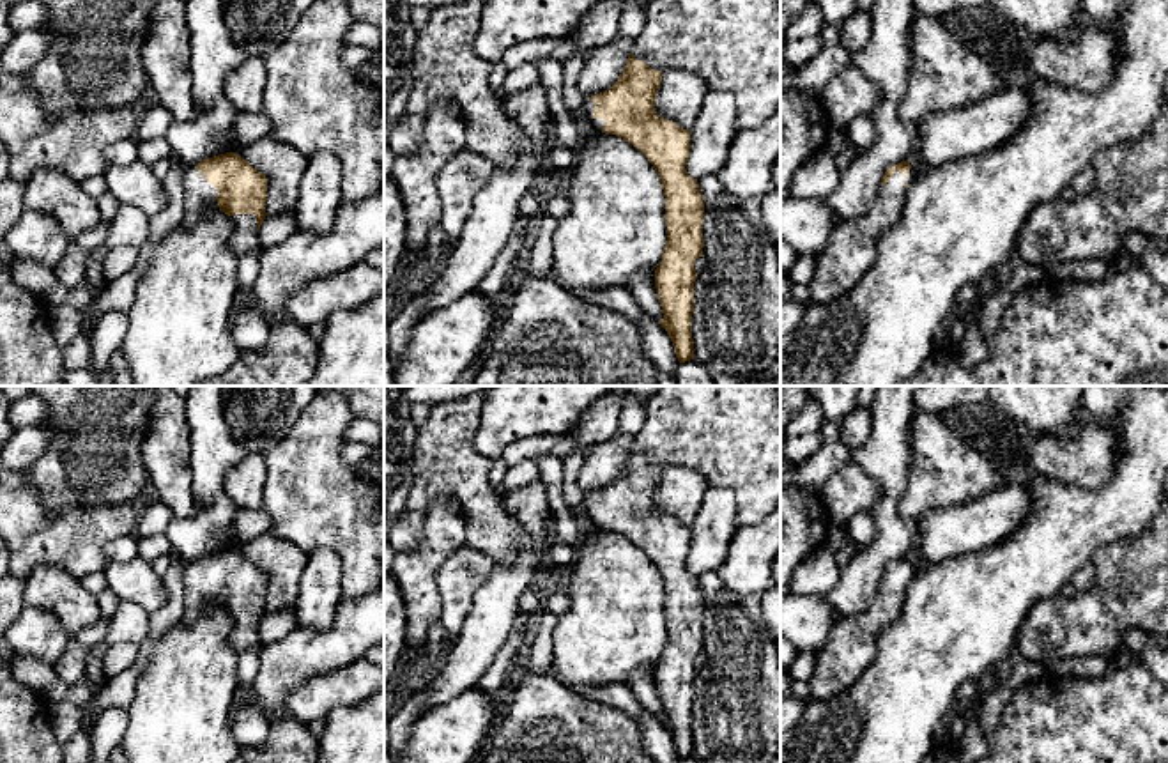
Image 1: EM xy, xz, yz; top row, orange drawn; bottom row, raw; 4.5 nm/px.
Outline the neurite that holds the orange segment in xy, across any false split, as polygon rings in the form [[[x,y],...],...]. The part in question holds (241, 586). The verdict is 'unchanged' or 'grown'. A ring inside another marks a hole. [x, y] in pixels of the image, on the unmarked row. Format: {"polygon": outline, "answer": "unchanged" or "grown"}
{"polygon": [[[235,549],[207,554],[184,568],[182,623],[193,623],[205,609],[219,605],[232,614],[228,646],[242,653],[258,644],[265,616],[267,574]]], "answer": "grown"}

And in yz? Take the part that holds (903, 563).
{"polygon": [[[910,558],[887,565],[867,611],[834,625],[828,641],[816,651],[816,669],[807,682],[812,701],[826,701],[858,682],[876,659],[880,634],[897,621],[904,591],[917,572]]], "answer": "grown"}

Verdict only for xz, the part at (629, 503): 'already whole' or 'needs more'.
needs more

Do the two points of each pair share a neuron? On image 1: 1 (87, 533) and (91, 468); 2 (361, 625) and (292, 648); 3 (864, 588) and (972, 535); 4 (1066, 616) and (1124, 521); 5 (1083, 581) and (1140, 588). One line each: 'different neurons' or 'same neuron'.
1: different neurons
2: same neuron
3: different neurons
4: different neurons
5: different neurons

